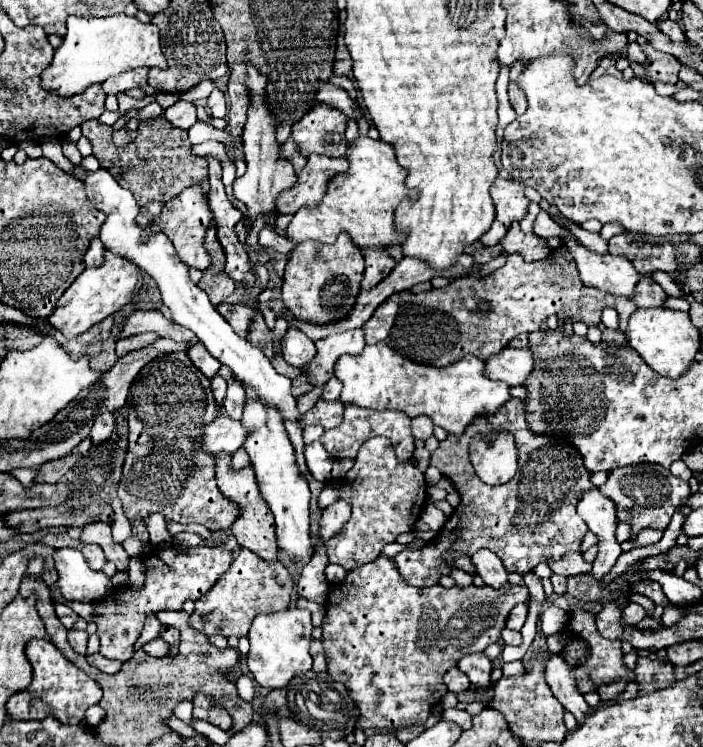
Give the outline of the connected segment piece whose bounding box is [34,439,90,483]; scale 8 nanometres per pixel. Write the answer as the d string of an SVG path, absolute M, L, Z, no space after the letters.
M86 439L82 445L78 445L70 455L62 457L62 459L56 459L56 461L48 461L40 467L34 483L56 483L58 479L62 479L62 475L82 457L86 455L86 451L90 449L90 439Z

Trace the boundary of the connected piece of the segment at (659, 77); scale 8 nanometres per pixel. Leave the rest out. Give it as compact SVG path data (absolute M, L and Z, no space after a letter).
M648 43L642 45L642 51L648 57L644 63L644 69L646 69L644 79L646 81L650 81L650 83L656 83L656 81L676 83L678 81L680 65L678 65L678 61L674 61L674 57L666 57L666 53L658 53L656 49L650 49Z

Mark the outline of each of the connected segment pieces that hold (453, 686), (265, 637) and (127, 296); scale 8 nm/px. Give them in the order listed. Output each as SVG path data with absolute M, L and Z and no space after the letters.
M452 667L452 669L446 673L444 683L446 683L448 691L452 691L452 693L460 693L460 691L470 689L470 679L468 679L466 673L462 673L458 667Z
M290 607L270 615L258 615L248 631L250 651L246 655L246 663L250 673L254 675L254 681L266 689L280 689L294 675L306 673L306 669L312 667L312 657L308 653L312 643L310 633L312 633L312 623L308 609Z
M106 251L104 253L104 265L92 267L92 269L84 269L80 273L80 277L58 299L58 305L56 305L54 313L46 321L56 331L60 331L66 339L72 339L72 337L76 337L80 333L86 333L92 325L100 323L108 315L116 313L120 307L130 303L132 295L140 287L142 287L140 269L132 261L120 257L120 255L112 253L112 251Z

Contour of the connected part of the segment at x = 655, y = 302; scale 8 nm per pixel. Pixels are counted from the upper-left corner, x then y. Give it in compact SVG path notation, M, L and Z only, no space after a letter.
M642 277L636 285L636 291L634 291L634 297L632 301L638 305L638 307L658 307L664 303L668 295L664 293L664 289L652 279L652 277Z

